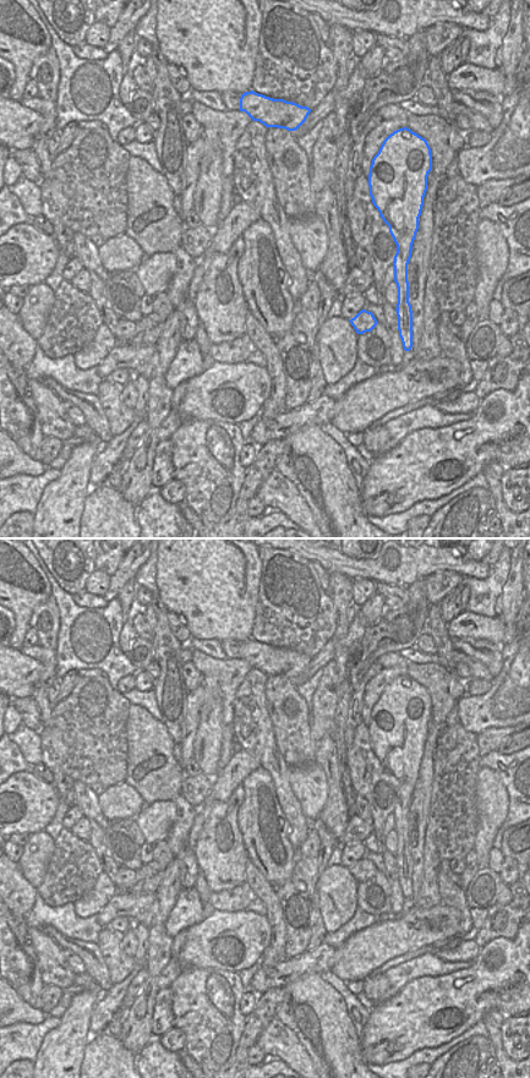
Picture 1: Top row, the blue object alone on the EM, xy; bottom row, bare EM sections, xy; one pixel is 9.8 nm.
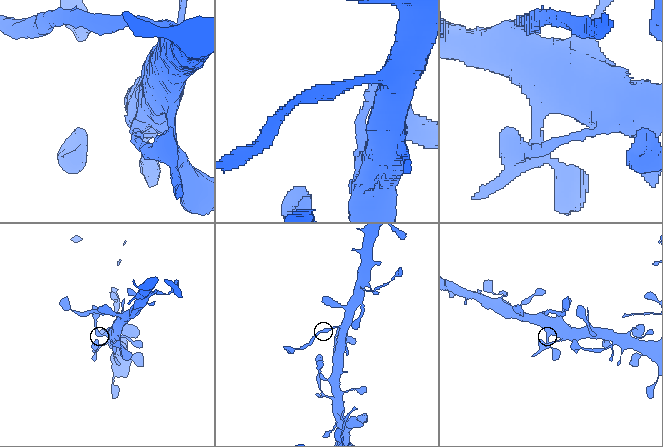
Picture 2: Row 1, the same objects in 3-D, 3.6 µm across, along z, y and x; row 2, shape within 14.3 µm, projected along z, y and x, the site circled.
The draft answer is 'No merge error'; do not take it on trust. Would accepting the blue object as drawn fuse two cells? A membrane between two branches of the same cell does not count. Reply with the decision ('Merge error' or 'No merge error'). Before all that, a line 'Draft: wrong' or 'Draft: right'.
Draft: right
No merge error

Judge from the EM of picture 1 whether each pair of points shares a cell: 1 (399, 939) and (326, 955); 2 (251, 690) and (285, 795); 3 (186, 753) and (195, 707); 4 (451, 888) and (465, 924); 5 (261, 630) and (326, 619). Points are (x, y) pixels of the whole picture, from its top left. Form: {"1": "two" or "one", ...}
{"1": "two", "2": "one", "3": "one", "4": "one", "5": "one"}

